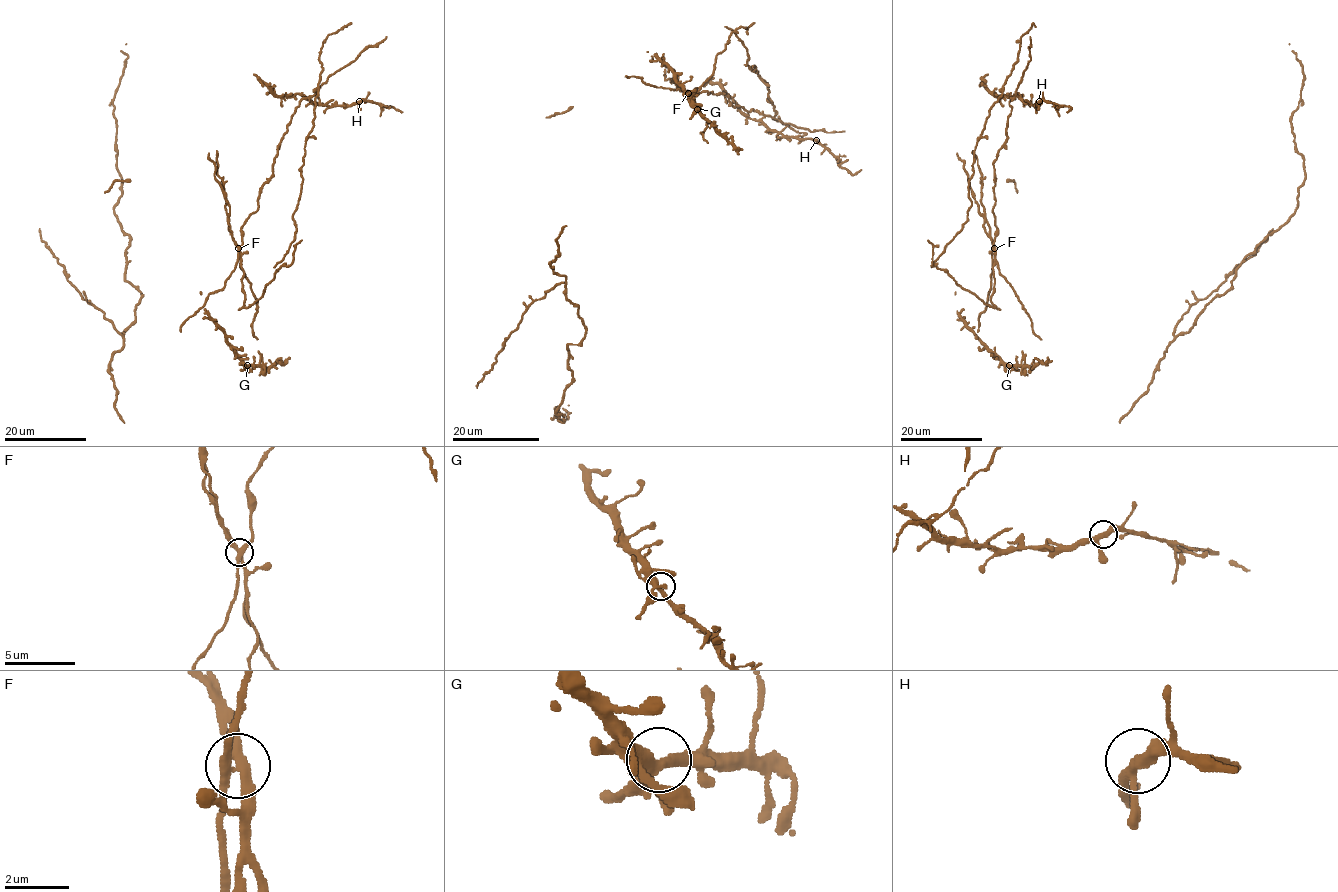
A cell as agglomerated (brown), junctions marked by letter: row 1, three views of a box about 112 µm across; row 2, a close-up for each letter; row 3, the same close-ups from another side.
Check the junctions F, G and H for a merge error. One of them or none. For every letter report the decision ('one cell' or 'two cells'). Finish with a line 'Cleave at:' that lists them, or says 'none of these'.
F: two cells
G: one cell
H: one cell
Cleave at: F

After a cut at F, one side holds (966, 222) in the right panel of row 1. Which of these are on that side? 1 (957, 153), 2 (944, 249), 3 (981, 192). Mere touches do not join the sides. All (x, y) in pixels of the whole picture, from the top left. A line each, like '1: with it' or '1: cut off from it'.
1: cut off from it
2: with it
3: cut off from it

